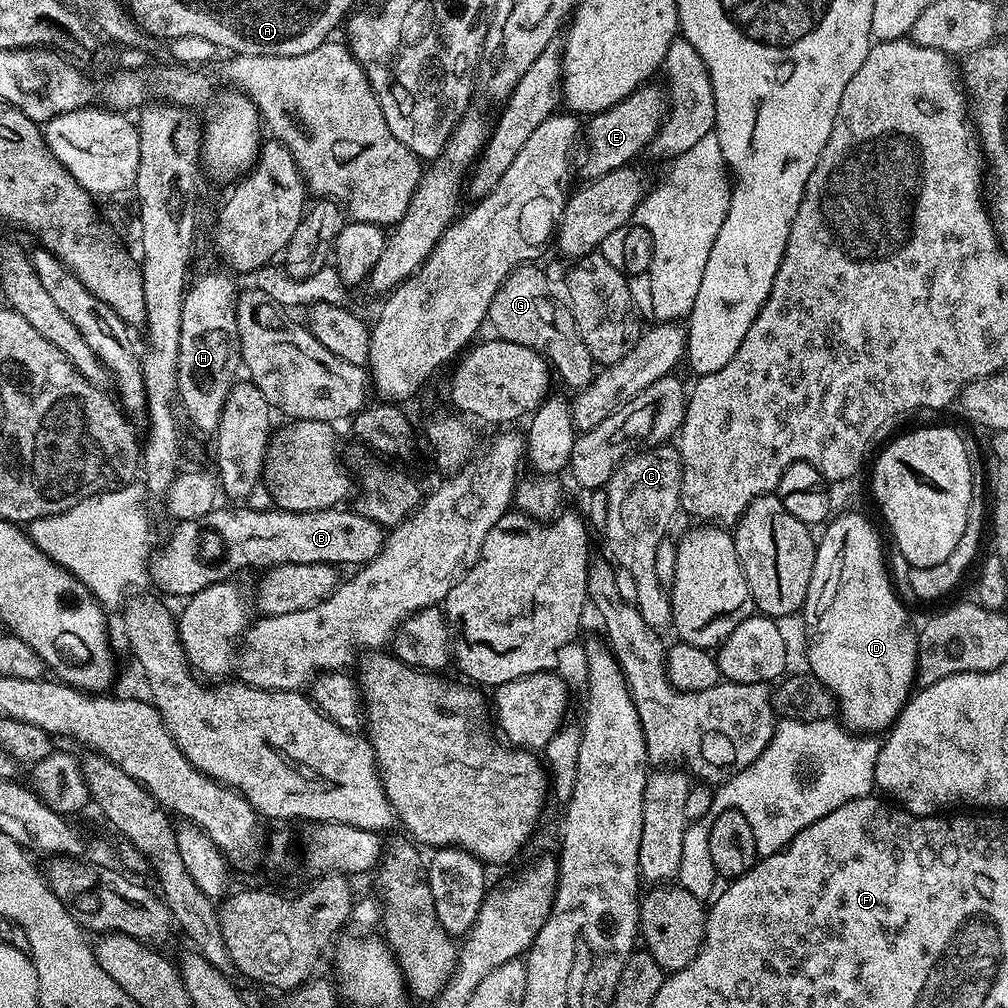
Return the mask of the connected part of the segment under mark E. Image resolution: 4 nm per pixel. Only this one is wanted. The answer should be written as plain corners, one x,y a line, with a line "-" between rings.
649,82
640,85
638,90
634,90
626,98
622,98
622,102
618,102
614,106
610,106
604,112
597,112
591,117
592,120
586,124
586,140
588,136
588,153
584,156
584,172
585,177
595,178
610,174
610,170
618,170
619,168
629,167
633,163
632,160
640,151
651,143
656,136
656,131
660,129
666,115
666,92
663,87
660,88
656,82

